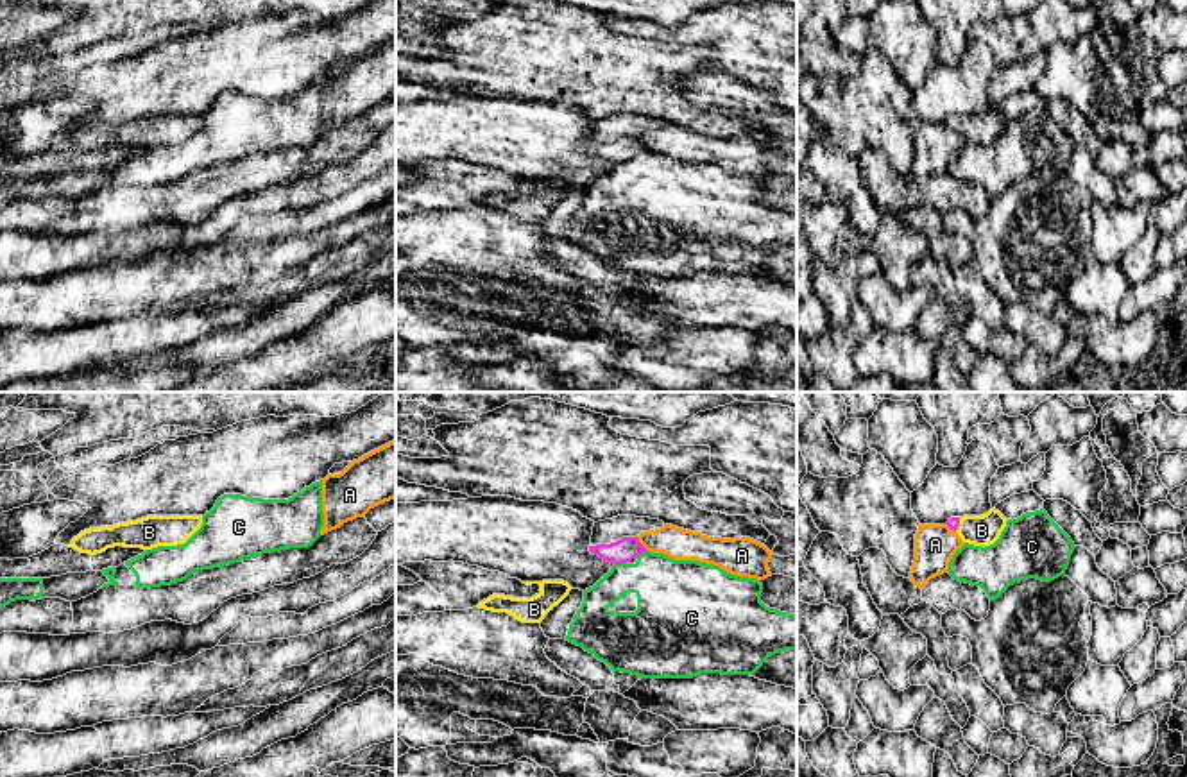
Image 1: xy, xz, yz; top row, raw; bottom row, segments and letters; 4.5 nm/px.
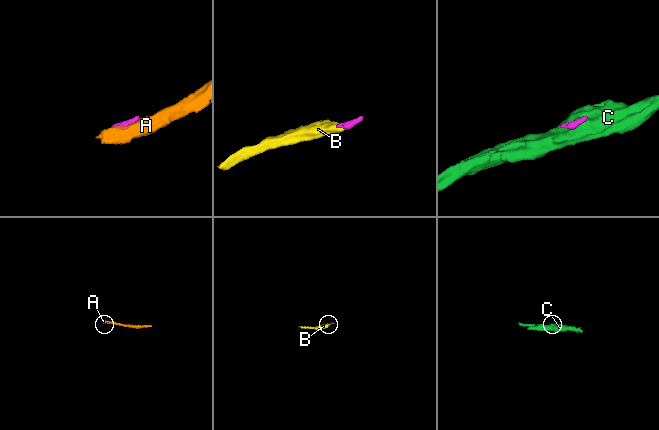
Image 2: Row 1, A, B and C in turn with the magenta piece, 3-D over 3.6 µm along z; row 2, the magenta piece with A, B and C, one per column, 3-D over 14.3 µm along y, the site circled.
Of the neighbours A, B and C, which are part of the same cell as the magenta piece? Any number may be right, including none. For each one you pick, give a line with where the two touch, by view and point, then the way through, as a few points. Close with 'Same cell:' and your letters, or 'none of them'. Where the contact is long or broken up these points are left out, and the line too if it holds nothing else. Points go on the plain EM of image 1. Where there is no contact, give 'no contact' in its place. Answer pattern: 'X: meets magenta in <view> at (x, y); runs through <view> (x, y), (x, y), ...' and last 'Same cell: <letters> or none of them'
B: meets magenta in yz at (958, 124); runs through yz (953, 122), (958, 124), (982, 129)
Same cell: B

